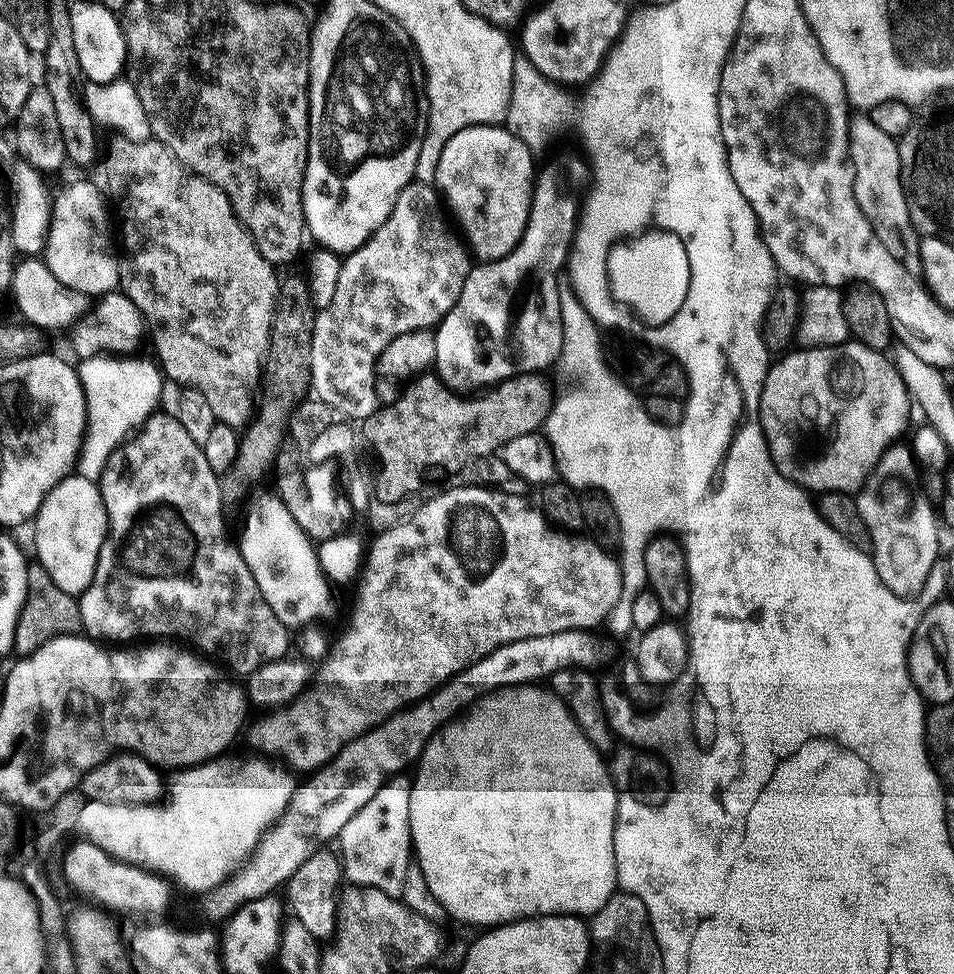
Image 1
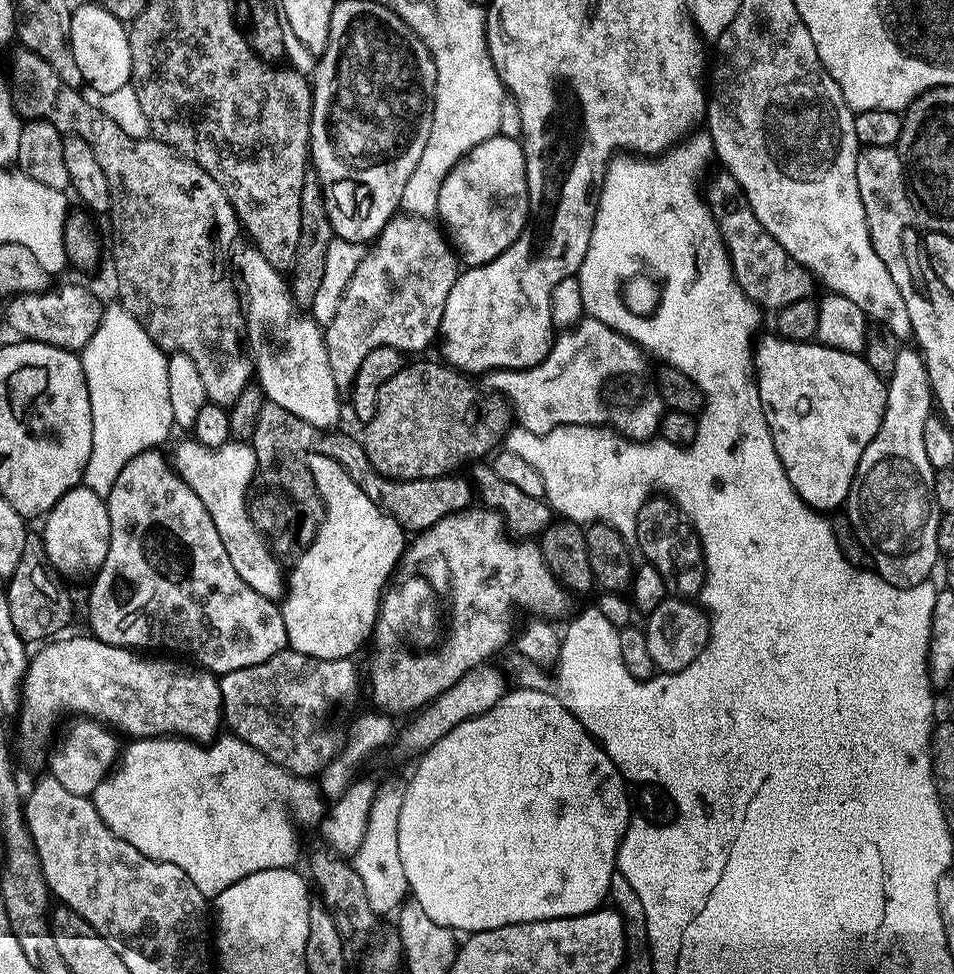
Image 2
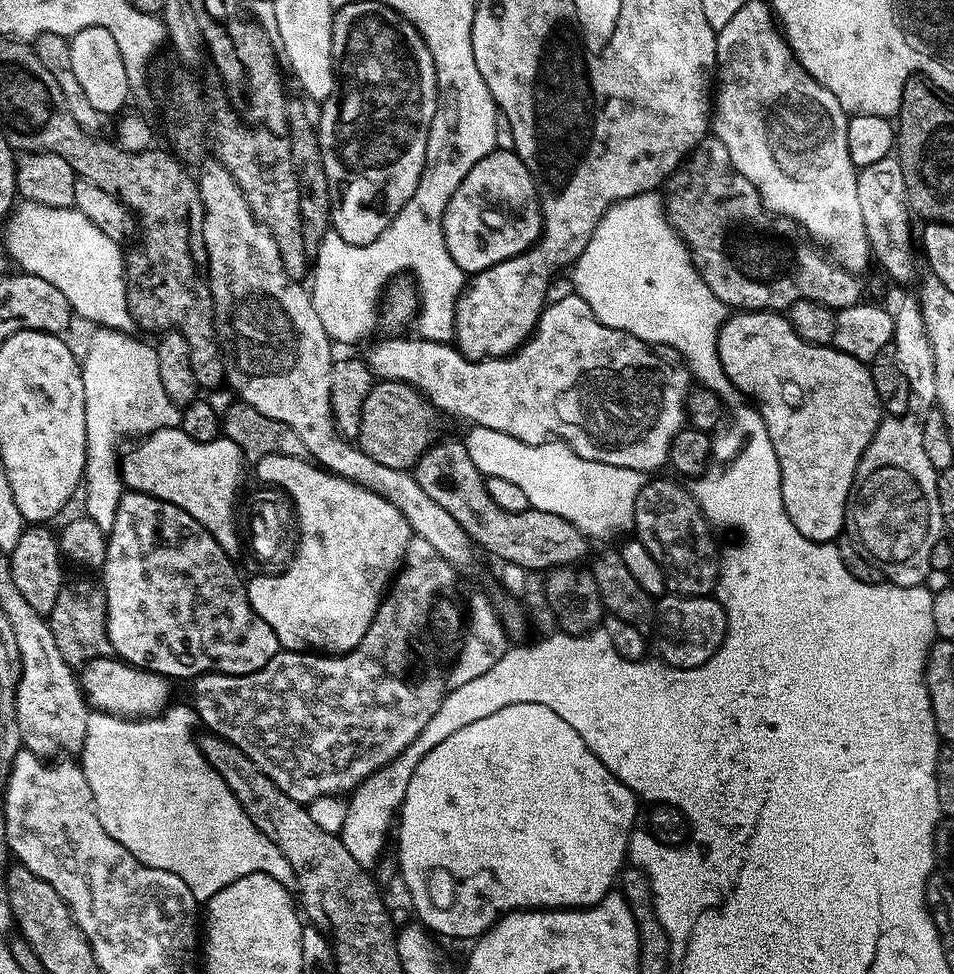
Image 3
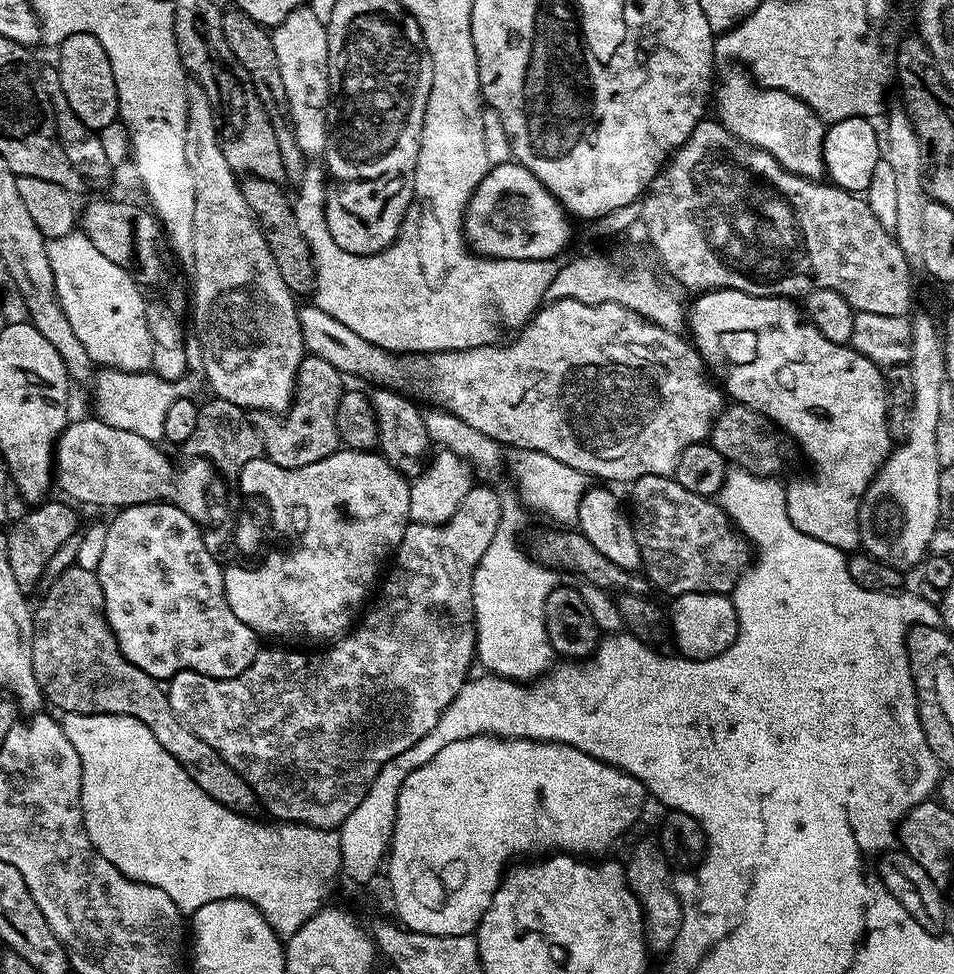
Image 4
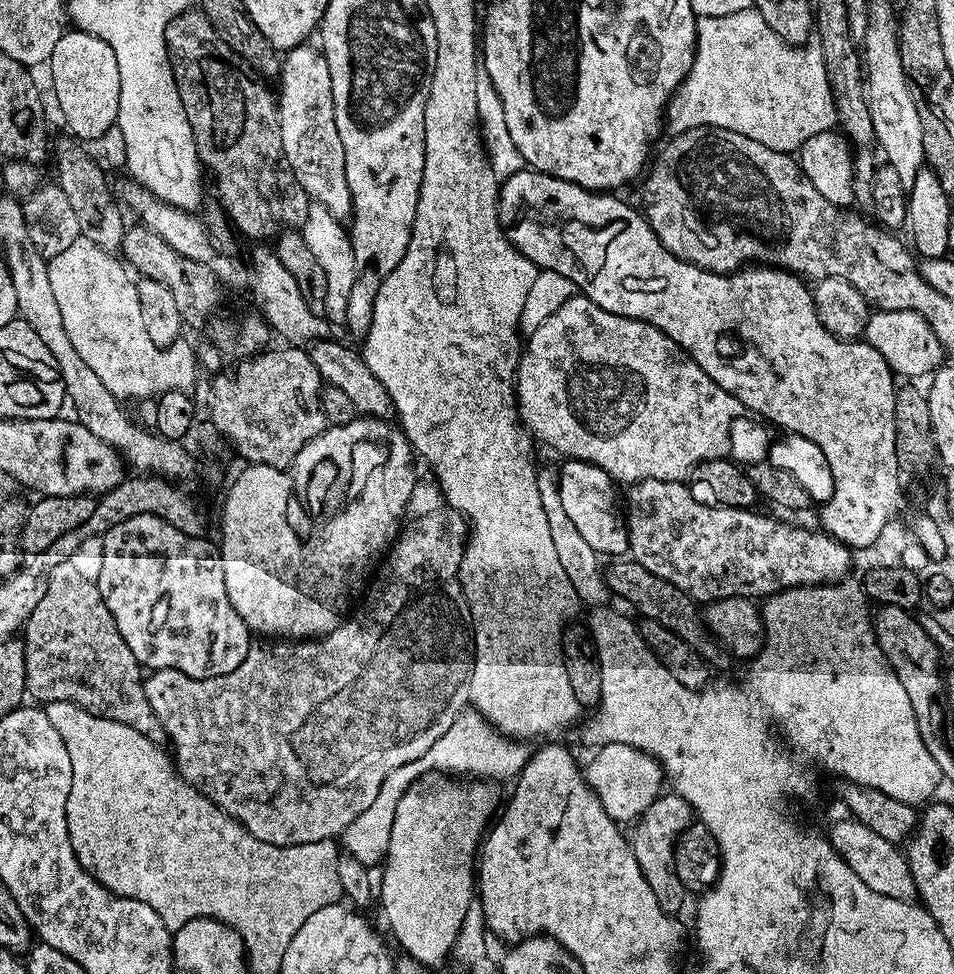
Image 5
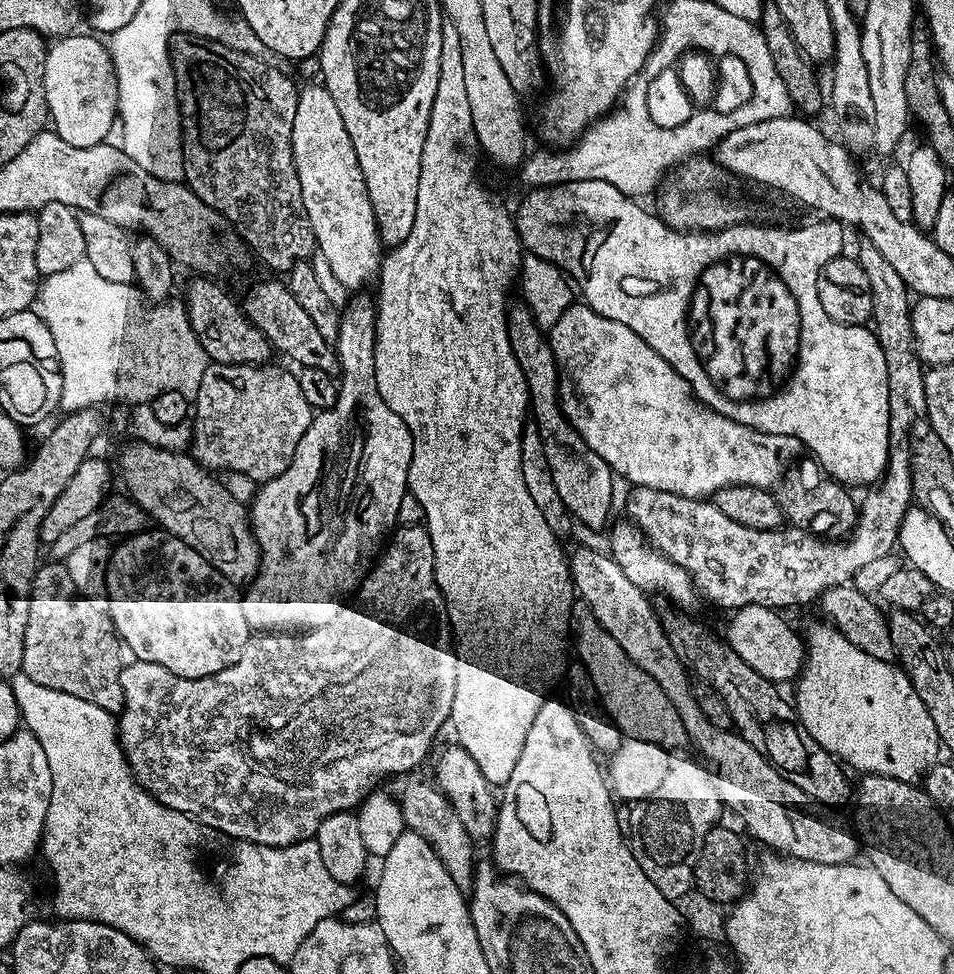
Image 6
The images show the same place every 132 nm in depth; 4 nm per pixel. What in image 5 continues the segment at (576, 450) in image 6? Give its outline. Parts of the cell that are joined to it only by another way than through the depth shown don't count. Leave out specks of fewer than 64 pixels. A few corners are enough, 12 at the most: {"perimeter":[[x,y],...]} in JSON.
{"perimeter":[[581,460],[563,461],[562,506],[604,558],[628,552],[616,513],[617,481]]}

